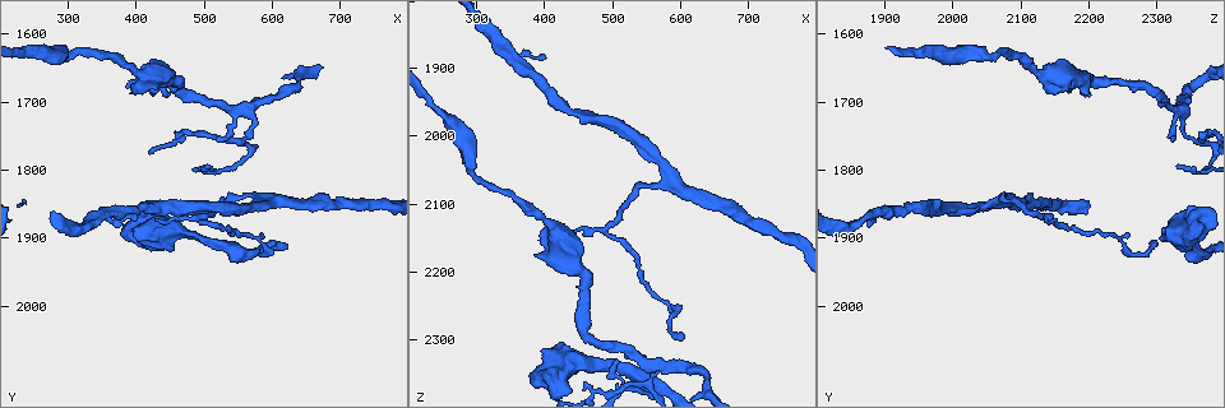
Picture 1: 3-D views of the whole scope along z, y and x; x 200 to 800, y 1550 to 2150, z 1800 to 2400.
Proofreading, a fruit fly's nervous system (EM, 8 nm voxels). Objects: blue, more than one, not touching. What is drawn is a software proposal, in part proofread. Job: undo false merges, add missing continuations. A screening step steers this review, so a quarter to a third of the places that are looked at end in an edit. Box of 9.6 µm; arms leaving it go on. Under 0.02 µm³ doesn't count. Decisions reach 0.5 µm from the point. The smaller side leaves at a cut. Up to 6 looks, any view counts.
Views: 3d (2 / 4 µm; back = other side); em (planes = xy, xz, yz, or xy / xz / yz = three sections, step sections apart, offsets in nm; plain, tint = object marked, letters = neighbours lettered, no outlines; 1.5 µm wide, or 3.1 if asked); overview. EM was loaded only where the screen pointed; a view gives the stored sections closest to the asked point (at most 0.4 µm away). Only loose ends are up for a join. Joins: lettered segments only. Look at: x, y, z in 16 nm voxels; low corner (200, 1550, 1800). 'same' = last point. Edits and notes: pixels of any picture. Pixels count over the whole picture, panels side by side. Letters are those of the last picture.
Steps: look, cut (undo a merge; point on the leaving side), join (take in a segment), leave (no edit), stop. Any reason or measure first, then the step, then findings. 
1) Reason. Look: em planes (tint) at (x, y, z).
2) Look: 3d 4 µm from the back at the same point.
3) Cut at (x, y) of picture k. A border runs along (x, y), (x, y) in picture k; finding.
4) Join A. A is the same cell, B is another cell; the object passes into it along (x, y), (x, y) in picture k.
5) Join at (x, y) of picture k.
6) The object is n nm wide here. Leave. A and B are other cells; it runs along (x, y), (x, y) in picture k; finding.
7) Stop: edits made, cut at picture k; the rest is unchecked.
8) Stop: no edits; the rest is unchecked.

Branch stops here. Look: em planes (letters) at (520, 1760, 2325).

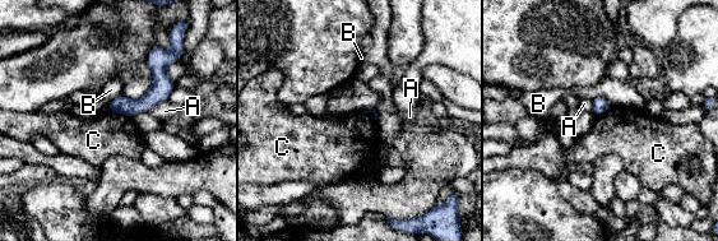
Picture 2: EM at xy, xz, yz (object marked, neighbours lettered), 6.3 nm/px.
Leave. A, B and C are other cells; none of them fits.

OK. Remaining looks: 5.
Sharp bend. Look: em xy step 8 (letters) at (485, 1870, 2135).

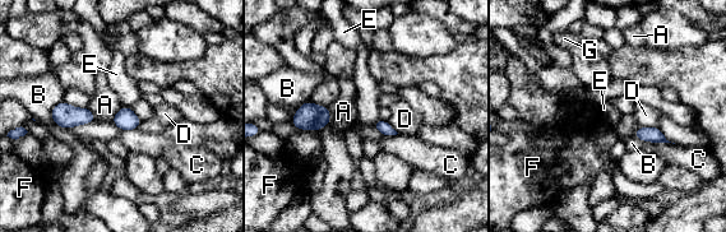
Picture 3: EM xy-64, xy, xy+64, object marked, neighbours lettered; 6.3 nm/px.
Cut it another way. Look: em planes (letters) at the same point.

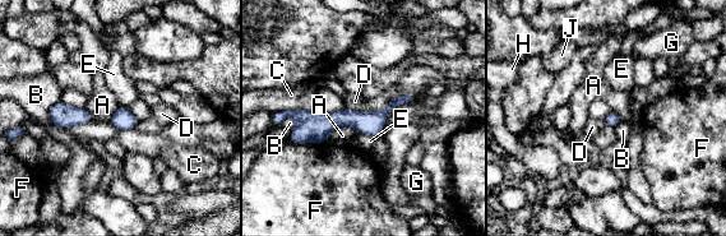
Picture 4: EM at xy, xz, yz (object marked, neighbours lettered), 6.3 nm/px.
Leave. A, B, C, D, E, F, G, H and J are other cells; it runs along (407, 98), (377, 119), (287, 114) in picture 4; continuous, no second cell.

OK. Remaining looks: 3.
Calibre changes. Look: em yz step 8 (tint) at (260, 1630, 1975).

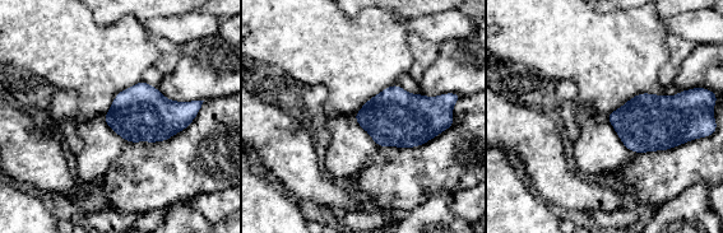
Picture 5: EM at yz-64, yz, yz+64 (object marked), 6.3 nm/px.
Cut it another way. Look: em planes (tint) at the same point.

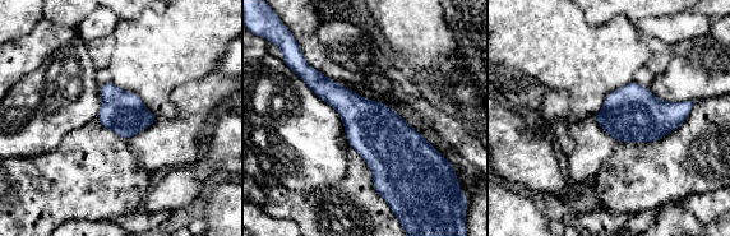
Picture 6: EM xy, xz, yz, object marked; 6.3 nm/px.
See the neighbours. Look: em planes (letters) at the same point.

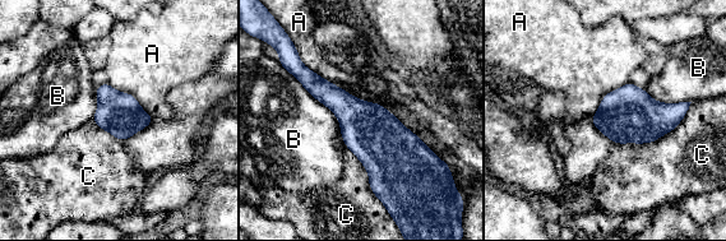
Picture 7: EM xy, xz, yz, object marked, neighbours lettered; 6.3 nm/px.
Leave. A, B and C are other cells; all the same cell.

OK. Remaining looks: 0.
Stop: no edits; the rest is unchecked.

